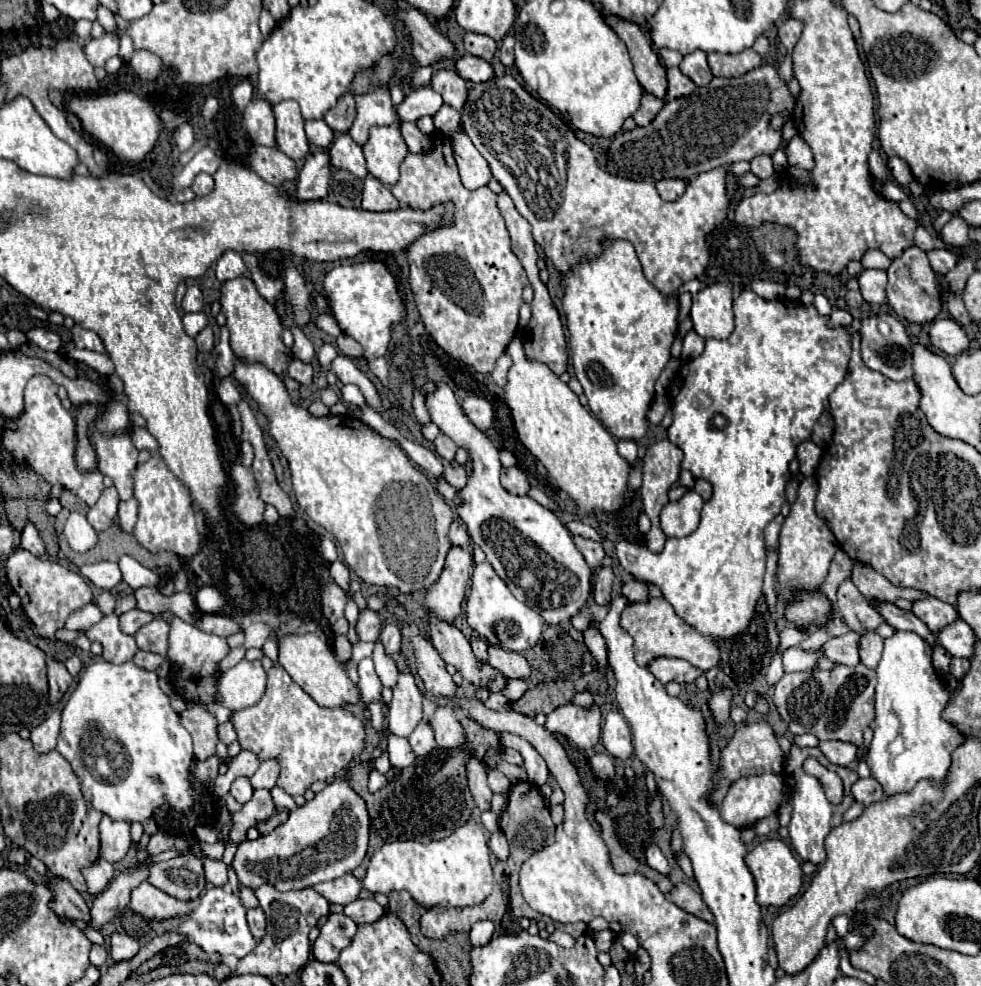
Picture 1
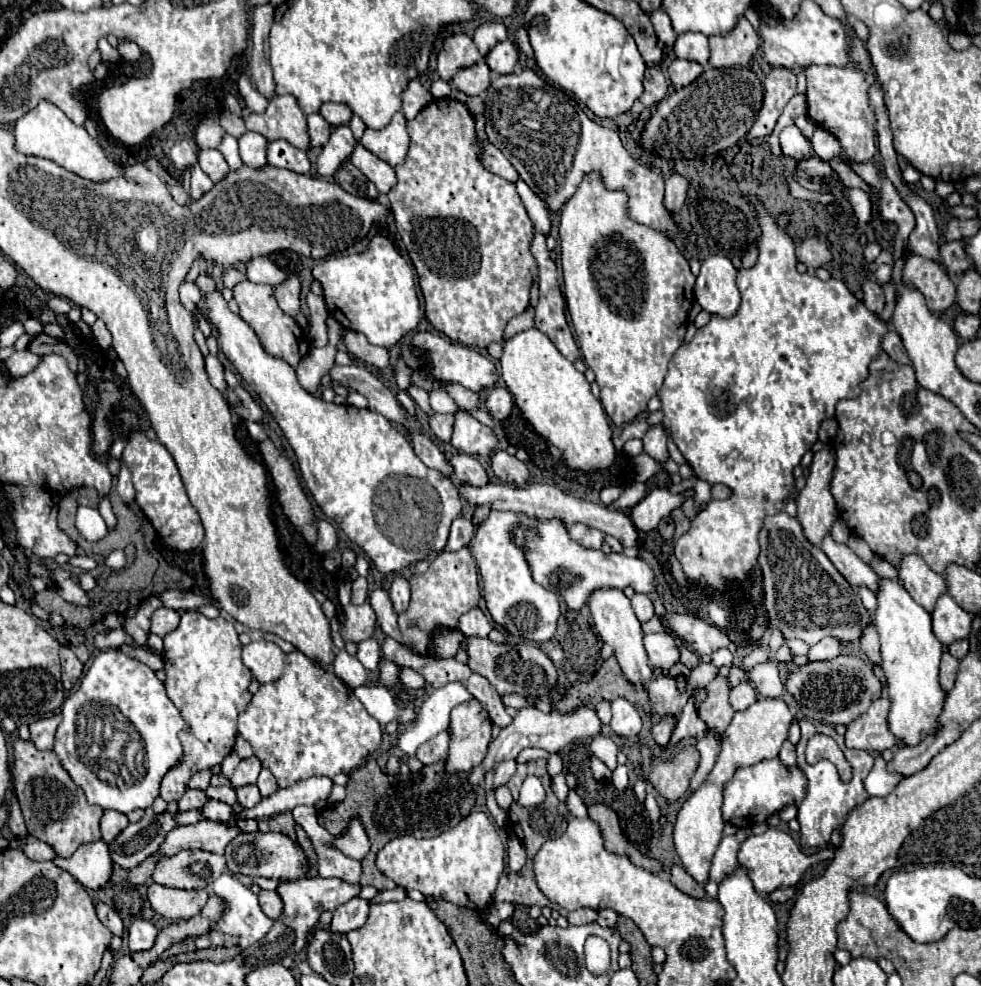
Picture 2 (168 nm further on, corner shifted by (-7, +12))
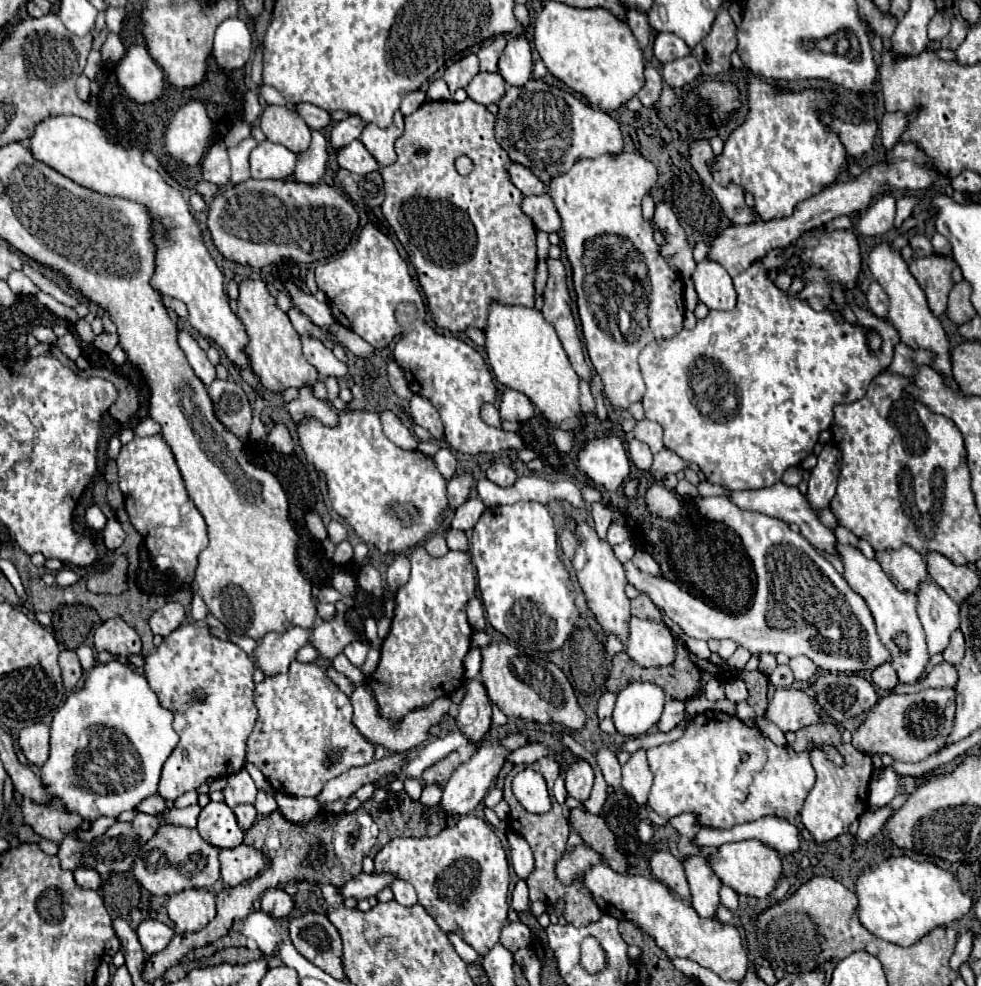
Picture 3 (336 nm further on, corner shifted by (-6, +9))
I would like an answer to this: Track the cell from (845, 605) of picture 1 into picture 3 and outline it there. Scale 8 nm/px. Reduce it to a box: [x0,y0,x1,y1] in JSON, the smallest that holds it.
[872,663,900,691]

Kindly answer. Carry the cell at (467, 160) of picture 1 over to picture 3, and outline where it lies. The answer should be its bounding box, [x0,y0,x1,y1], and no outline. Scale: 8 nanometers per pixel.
[510,163,546,195]

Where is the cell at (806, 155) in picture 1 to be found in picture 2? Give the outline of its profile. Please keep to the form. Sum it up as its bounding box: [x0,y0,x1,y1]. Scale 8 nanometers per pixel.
[829,158,869,190]

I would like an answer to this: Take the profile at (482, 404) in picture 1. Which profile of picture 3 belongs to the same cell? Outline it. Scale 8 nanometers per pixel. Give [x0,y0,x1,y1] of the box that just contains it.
[500,389,536,421]

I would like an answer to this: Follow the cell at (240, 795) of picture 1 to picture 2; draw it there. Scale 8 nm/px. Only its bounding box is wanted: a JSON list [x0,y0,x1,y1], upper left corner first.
[237,784,261,808]

